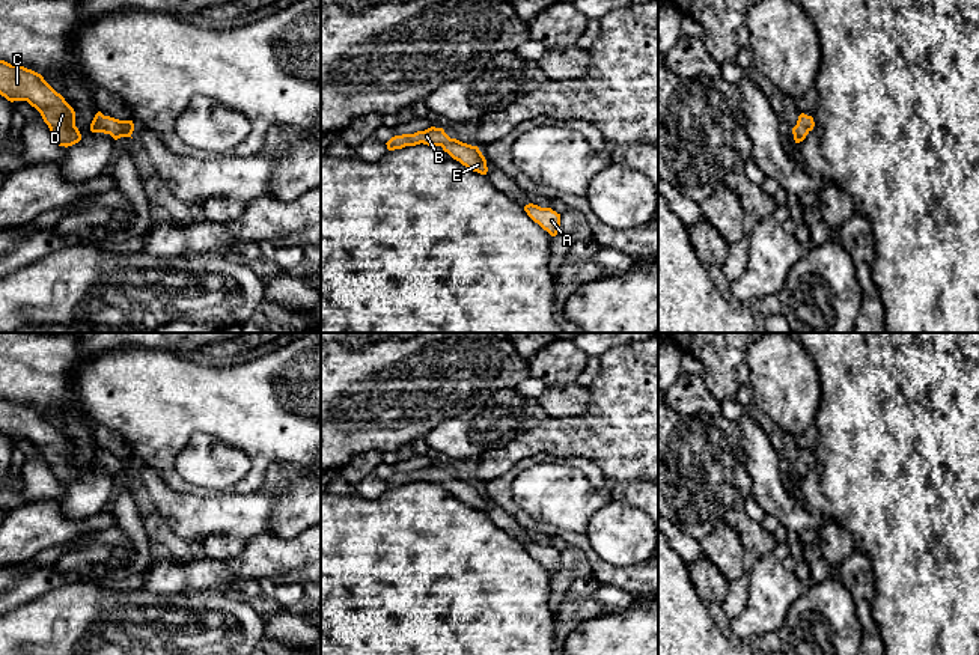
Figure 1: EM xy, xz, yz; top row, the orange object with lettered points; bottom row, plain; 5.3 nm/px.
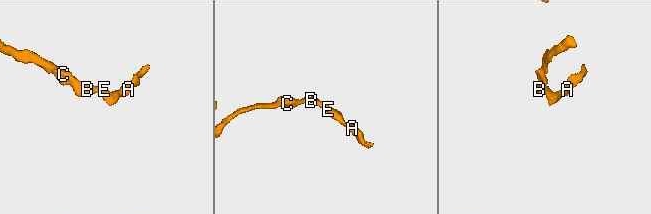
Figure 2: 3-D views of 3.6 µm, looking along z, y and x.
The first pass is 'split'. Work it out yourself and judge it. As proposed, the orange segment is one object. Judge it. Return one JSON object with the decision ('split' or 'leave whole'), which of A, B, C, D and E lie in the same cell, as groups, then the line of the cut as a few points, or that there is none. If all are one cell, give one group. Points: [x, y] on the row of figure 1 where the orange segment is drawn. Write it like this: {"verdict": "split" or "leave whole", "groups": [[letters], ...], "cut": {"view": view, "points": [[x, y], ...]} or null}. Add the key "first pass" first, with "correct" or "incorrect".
{"first pass": "incorrect", "verdict": "leave whole", "groups": [["A", "B", "C", "D", "E"]], "cut": null}

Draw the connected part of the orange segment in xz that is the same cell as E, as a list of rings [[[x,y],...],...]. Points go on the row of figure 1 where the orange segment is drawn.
[[[431,126],[425,131],[414,134],[402,134],[392,137],[386,145],[389,151],[402,149],[405,146],[416,145],[441,146],[453,160],[459,161],[467,169],[486,175],[486,160],[477,146],[462,143],[456,139],[450,139],[443,128]]]

